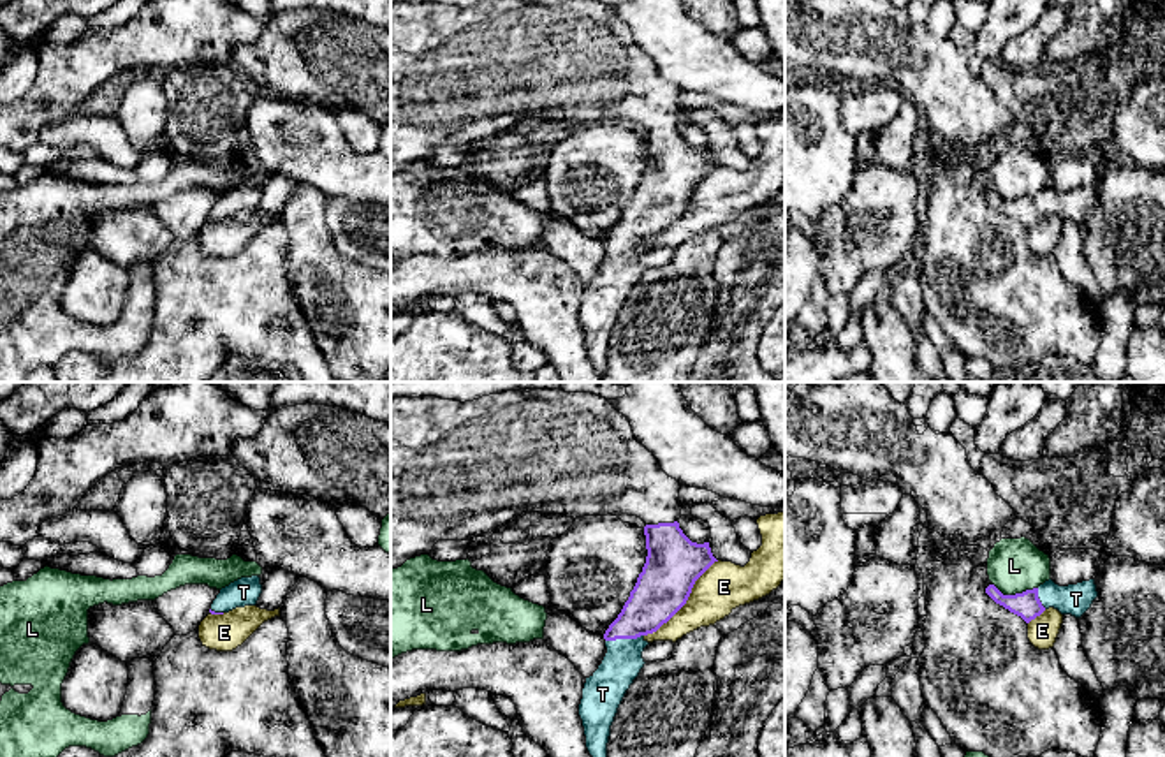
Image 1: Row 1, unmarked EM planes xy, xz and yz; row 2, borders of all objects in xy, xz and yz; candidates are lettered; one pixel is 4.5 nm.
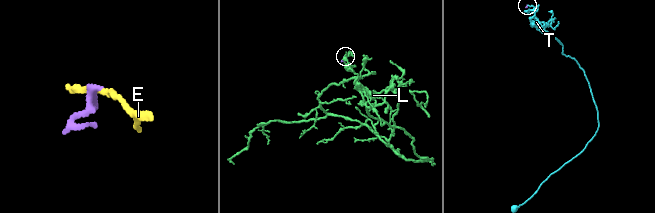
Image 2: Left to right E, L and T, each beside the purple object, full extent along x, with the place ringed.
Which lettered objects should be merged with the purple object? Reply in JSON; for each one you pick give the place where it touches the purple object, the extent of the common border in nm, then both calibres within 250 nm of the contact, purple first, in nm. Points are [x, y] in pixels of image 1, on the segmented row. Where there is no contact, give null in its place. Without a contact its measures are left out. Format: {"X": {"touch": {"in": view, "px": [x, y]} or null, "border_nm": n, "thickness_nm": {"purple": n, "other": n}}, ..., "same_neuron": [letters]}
{"T": {"touch": {"in": "xz", "px": [623, 638]}, "border_nm": 180, "thickness_nm": {"purple": 220, "other": 180}}, "same_neuron": ["T"]}

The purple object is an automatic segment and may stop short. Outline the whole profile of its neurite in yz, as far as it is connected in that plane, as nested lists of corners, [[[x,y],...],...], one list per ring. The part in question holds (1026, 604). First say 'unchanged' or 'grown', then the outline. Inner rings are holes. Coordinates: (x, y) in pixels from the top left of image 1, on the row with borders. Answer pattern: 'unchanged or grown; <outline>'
grown; [[[1049,579],[1038,588],[1015,595],[1003,595],[994,584],[989,584],[985,593],[996,604],[1021,616],[1026,623],[1040,616],[1049,607],[1058,609],[1061,614],[1081,618],[1098,597],[1095,579],[1068,586],[1059,586]]]

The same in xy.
grown; [[[259,576],[241,577],[222,588],[211,604],[211,614],[223,614],[236,607],[255,606],[262,593]]]

